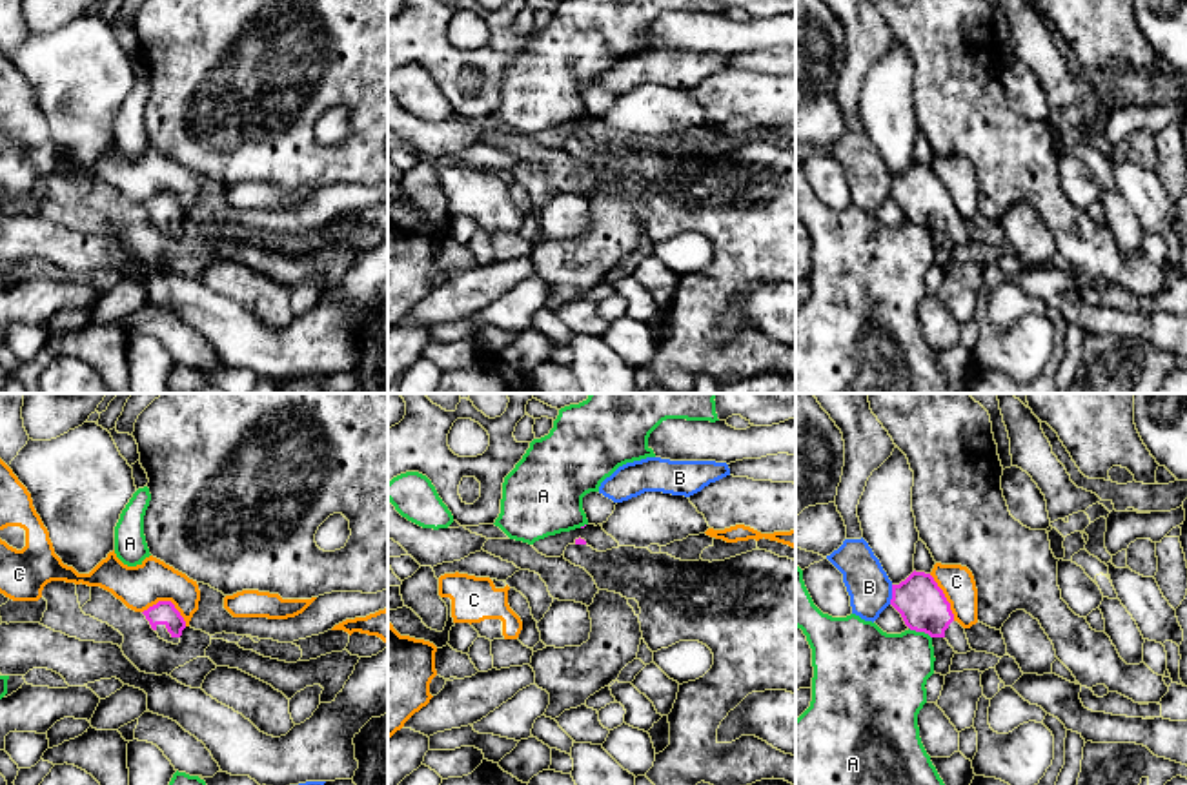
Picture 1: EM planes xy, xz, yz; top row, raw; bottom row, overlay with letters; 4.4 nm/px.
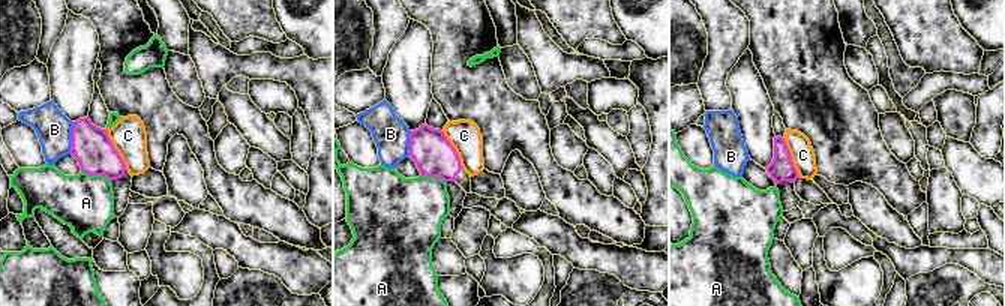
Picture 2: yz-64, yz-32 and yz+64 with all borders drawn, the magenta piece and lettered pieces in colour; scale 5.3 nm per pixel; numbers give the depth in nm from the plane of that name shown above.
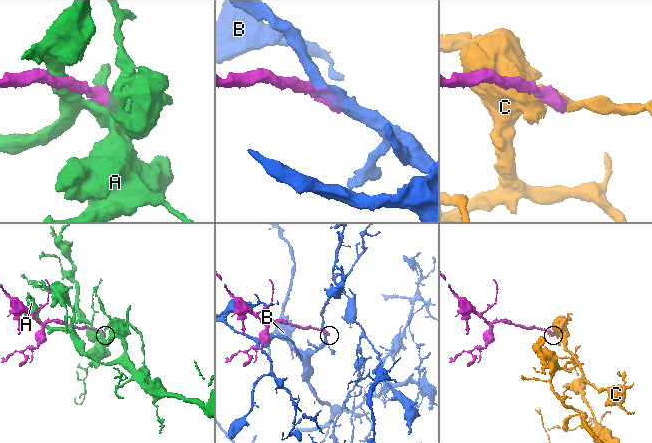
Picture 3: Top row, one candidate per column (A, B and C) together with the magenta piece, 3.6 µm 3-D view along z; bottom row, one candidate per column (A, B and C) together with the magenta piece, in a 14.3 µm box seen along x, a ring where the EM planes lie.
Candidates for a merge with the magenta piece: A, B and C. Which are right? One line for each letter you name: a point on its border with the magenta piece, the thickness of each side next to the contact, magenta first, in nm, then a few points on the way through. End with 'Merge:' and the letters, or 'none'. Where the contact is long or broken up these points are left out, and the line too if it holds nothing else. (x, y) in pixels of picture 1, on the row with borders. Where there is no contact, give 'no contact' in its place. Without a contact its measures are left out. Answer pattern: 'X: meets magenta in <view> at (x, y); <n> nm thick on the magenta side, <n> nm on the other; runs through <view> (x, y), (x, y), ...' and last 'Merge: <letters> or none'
Merge: none

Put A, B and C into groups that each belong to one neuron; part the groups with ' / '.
A / B / C

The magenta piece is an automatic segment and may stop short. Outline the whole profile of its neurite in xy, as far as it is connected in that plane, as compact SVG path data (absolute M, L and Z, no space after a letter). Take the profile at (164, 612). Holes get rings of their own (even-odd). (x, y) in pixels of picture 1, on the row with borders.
M158 601L142 612L160 639L178 645L186 621L171 601Z

